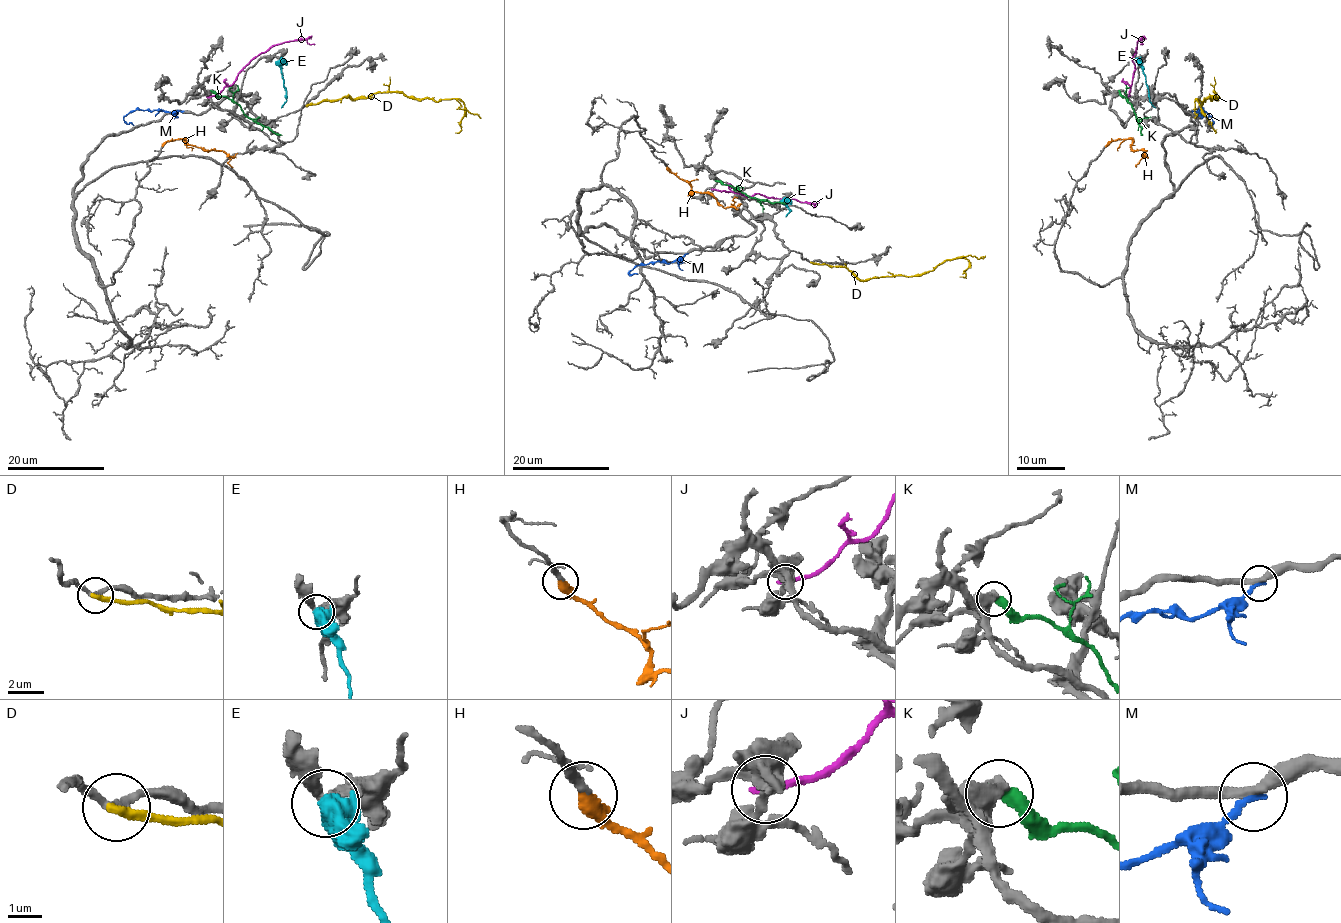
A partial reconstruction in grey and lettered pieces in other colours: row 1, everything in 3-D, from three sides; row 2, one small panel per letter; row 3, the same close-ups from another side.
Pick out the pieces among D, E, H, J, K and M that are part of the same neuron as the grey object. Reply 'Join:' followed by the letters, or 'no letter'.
Join: H

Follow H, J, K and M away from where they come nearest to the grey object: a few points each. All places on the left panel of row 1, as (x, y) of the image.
H: (163, 145), (170, 140), (187, 139), (189, 145), (222, 151), (233, 167)
J: (209, 96), (217, 95), (255, 58), (274, 45), (298, 39), (314, 44)
K: (212, 92), (233, 100), (247, 116), (281, 135)
M: (182, 111), (130, 111), (124, 119), (134, 125)

